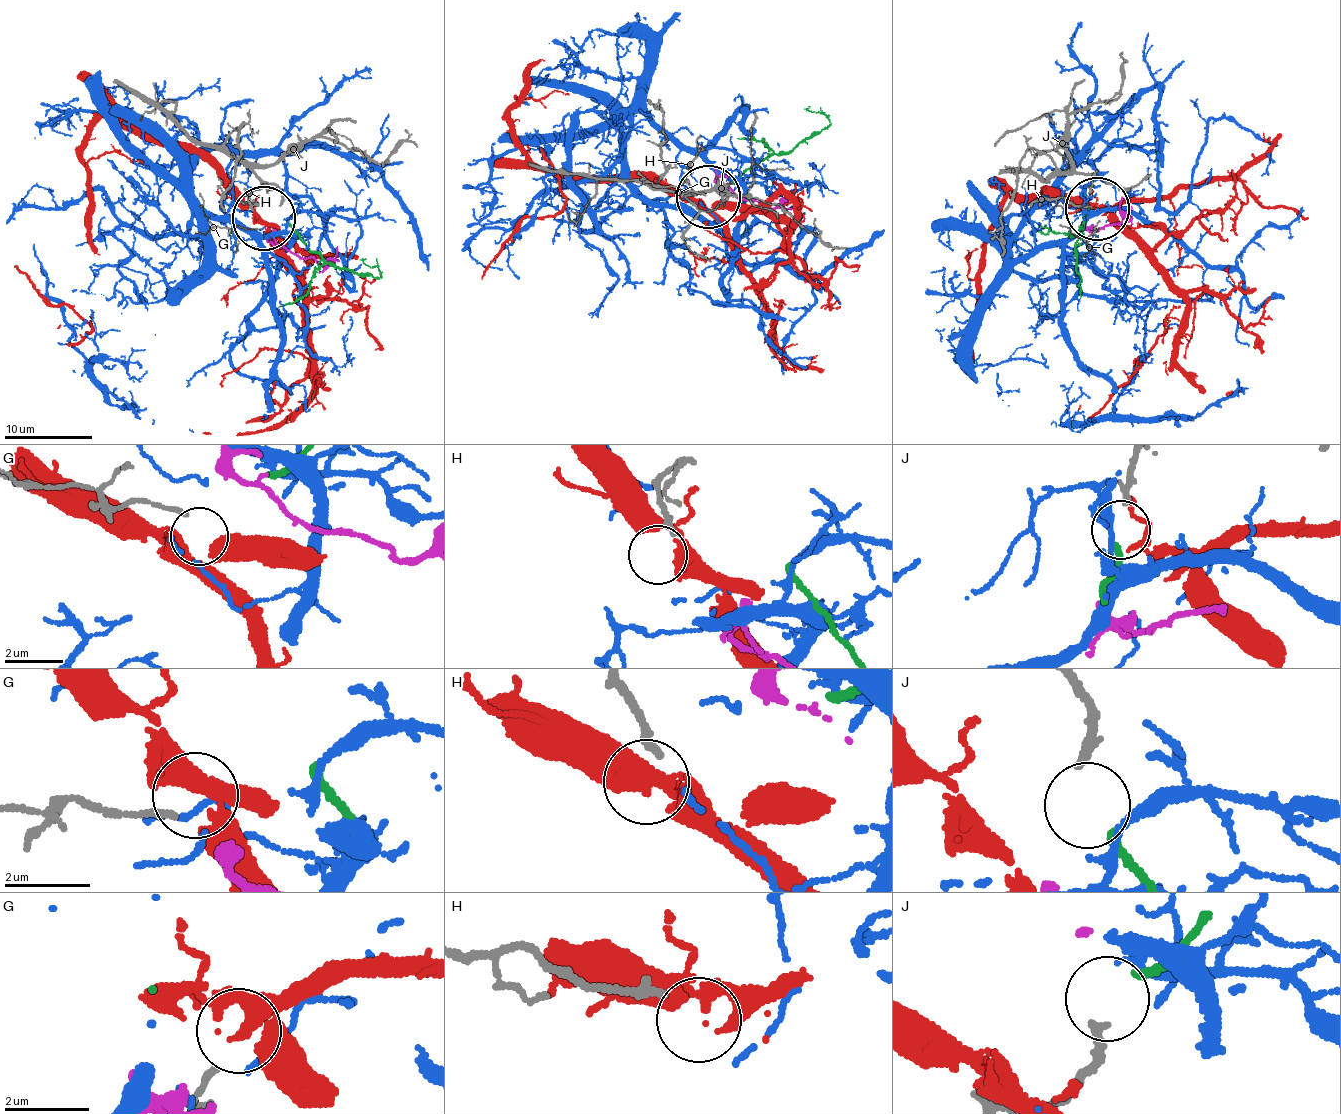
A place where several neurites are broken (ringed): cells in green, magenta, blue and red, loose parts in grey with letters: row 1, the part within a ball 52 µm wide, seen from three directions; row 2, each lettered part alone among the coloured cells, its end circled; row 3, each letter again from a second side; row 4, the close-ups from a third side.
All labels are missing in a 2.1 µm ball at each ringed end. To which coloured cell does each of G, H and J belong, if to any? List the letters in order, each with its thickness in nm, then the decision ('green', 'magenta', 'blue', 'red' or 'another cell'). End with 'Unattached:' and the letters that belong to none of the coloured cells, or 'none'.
G: 150 nm thick; red
H: 200 nm thick; another cell
J: 200 nm thick; green
Unattached: H

